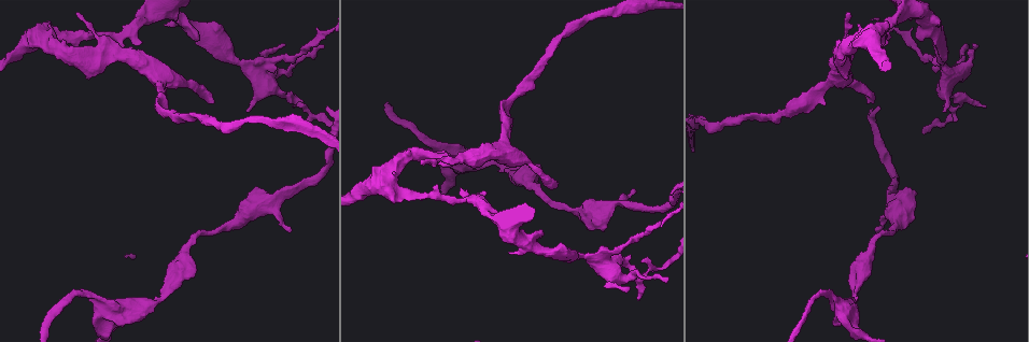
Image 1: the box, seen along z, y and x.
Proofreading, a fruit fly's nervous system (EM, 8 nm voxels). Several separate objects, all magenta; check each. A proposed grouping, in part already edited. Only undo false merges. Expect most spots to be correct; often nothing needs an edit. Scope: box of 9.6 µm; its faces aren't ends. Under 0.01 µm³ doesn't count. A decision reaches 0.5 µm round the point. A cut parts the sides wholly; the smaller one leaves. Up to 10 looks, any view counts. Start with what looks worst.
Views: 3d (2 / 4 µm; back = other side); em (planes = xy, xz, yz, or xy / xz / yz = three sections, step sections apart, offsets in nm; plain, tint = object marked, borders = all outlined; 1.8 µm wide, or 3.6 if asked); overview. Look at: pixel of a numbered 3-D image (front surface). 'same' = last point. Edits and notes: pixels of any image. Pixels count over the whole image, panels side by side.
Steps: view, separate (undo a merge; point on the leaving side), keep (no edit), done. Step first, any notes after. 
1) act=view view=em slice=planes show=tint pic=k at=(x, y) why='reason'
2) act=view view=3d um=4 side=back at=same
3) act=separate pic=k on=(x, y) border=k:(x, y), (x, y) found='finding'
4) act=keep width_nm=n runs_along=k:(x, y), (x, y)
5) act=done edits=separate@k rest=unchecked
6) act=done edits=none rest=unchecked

act=view view=3d um=4 pic=1 at=(44, 37) why='three-way junction'

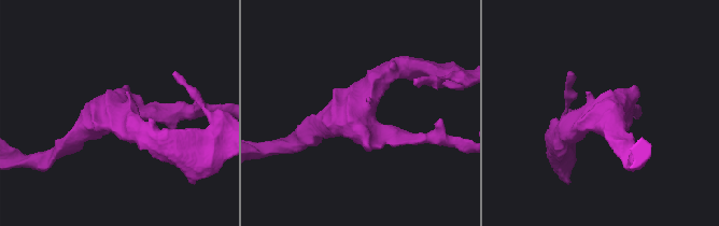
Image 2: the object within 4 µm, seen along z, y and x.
act=view view=em slice=planes show=tint pic=2 at=(121, 111)

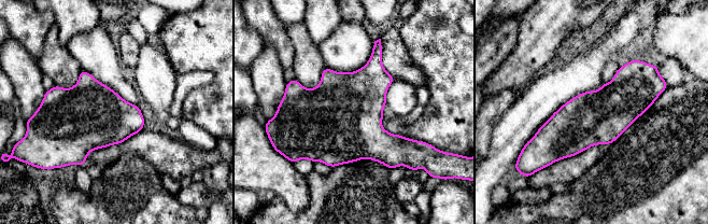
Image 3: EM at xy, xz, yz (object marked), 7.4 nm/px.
act=keep found='all the same neuron'

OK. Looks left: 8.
act=view view=3d um=4 pic=1 at=(930, 24) why='branch point'

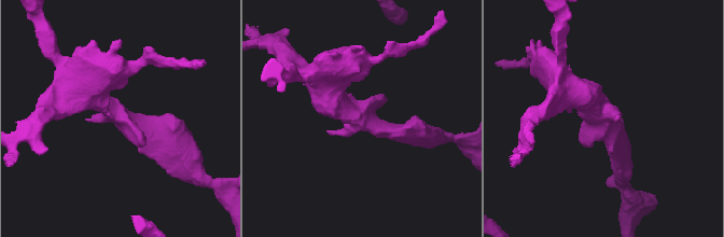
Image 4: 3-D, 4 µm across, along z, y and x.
act=view view=em slice=yz step=16 show=tint pic=4 at=(366, 119)

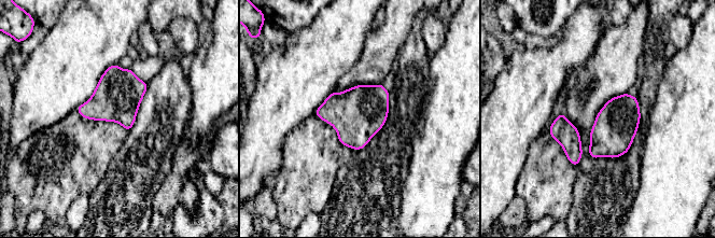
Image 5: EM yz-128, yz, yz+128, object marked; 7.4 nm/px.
act=view view=em slice=planes show=tint at=same why='another direction'

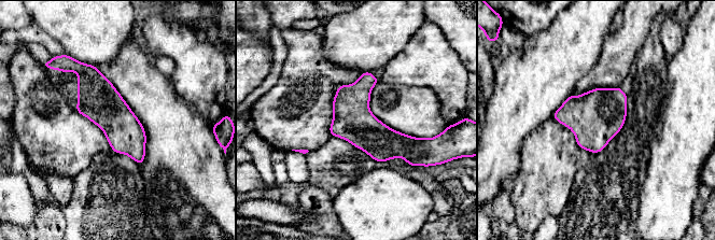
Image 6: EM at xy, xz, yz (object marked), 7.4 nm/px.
act=keep runs_along=6:(82, 66), (139, 160) found='one neuron here'

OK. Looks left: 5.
act=view view=3d um=4 pic=1 at=(890, 23) why='branch point'

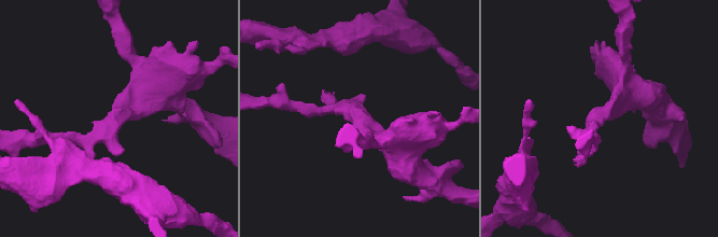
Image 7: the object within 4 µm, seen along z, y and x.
act=view view=em um=3.6 slice=planes show=tint pic=7 at=(594, 119)

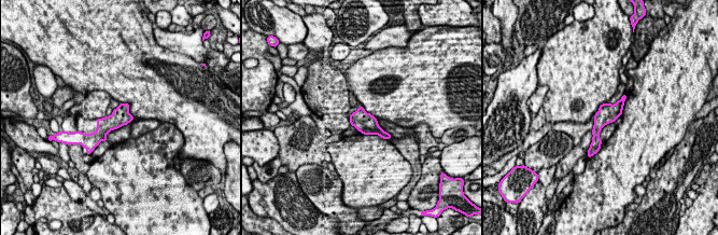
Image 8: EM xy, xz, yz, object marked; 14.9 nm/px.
act=keep found='continuous, no second neuron'

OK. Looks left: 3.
act=view view=em slice=xy step=8 show=tint pic=1 at=(606, 265) why='sudden change in width'

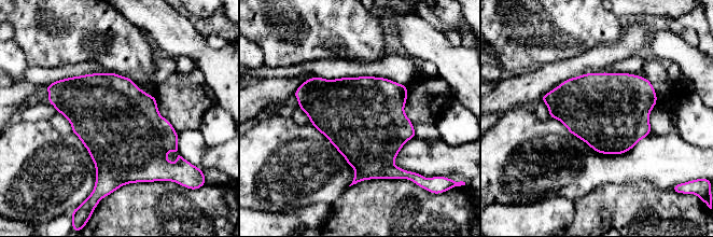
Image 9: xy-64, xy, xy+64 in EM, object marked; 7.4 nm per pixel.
act=view view=em slice=planes show=tint at=same

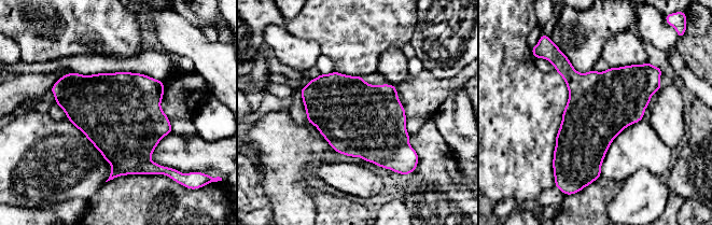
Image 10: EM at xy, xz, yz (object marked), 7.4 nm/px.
act=keep found='all the same neuron'

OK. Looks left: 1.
act=done edits=none rest=unchecked

